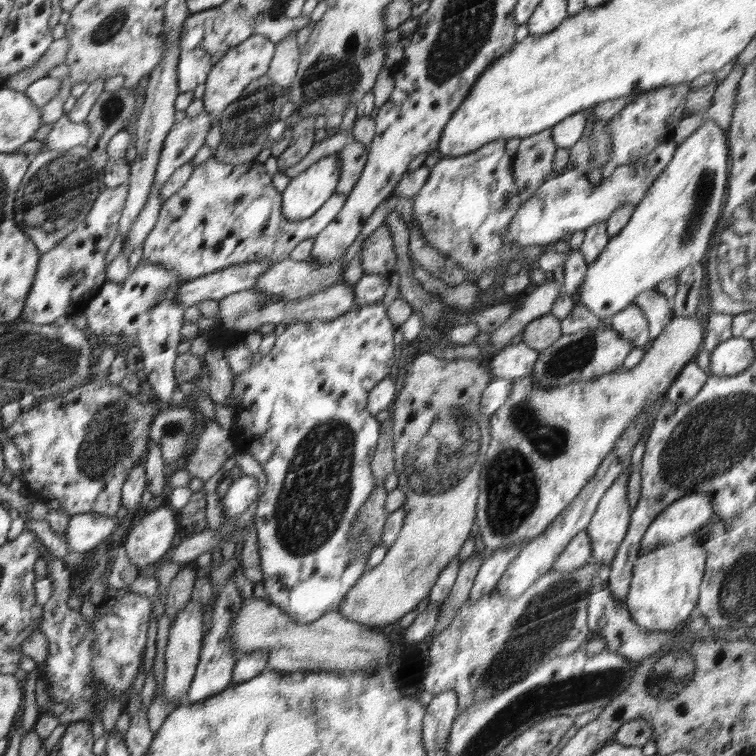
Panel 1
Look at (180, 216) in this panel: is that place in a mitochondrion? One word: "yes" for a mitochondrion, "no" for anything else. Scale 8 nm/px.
no

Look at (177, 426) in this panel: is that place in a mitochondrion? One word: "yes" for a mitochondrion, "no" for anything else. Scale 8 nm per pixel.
yes

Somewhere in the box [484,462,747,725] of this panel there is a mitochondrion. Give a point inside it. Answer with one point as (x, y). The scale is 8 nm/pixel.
(671, 673)

